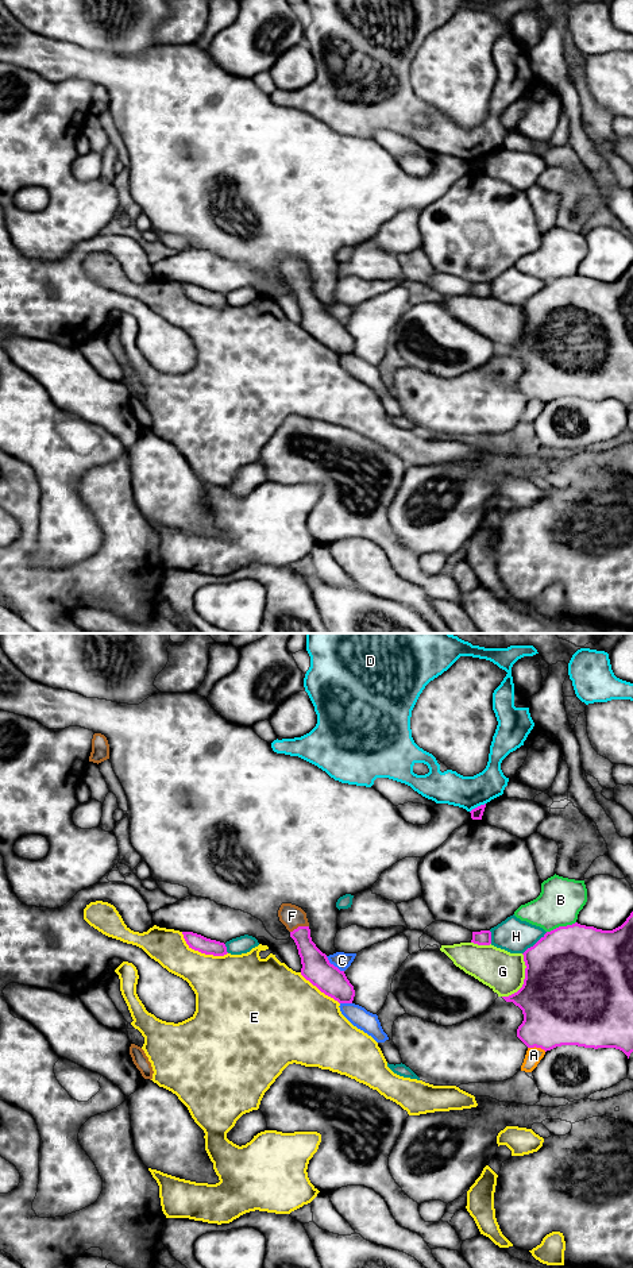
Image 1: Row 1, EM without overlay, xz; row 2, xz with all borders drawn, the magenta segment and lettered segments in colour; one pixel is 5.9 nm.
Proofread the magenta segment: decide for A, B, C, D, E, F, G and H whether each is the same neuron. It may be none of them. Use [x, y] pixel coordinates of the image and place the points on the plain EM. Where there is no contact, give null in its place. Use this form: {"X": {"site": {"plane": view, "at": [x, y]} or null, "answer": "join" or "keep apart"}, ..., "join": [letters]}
{"A": {"site": {"plane": "xz", "at": [537, 399]}, "answer": "keep apart"}, "B": {"site": {"plane": "xz", "at": [560, 278]}, "answer": "keep apart"}, "C": {"site": {"plane": "xz", "at": [332, 316]}, "answer": "keep apart"}, "D": {"site": {"plane": "xz", "at": [478, 158]}, "answer": "keep apart"}, "E": {"site": {"plane": "xz", "at": [201, 304]}, "answer": "keep apart"}, "F": {"site": {"plane": "xz", "at": [298, 278]}, "answer": "join"}, "G": {"site": {"plane": "xz", "at": [524, 331]}, "answer": "keep apart"}, "H": {"site": {"plane": "xz", "at": [536, 295]}, "answer": "keep apart"}, "join": ["F"]}

